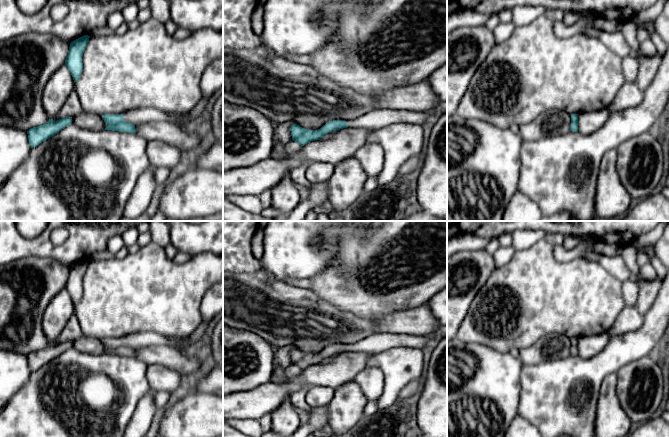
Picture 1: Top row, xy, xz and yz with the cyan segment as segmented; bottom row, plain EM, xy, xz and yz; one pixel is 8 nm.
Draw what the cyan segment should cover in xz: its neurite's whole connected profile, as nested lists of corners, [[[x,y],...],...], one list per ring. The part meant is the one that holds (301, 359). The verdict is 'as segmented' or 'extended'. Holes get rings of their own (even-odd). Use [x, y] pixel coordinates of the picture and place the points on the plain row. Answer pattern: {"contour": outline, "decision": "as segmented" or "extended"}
{"contour": [[[376,333],[353,344],[333,344],[318,354],[309,354],[293,348],[290,352],[292,364],[301,370],[322,363],[327,357],[347,351],[377,354],[396,347],[424,349],[430,344],[430,336],[397,335]]], "decision": "extended"}

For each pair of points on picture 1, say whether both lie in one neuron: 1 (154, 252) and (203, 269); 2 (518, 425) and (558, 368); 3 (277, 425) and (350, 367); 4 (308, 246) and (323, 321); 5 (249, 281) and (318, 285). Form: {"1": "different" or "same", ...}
{"1": "same", "2": "different", "3": "different", "4": "different", "5": "different"}

